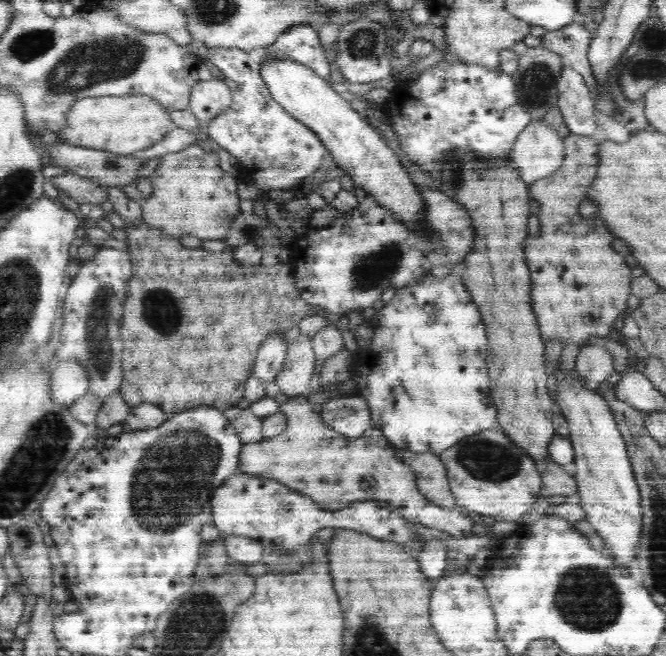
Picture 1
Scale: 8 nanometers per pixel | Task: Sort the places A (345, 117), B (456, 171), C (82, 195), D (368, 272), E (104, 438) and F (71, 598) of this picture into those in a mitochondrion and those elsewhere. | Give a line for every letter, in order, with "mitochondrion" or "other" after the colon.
A: other
B: mitochondrion
C: other
D: mitochondrion
E: other
F: other

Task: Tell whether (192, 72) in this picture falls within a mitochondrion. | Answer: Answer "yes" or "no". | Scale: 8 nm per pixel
no

